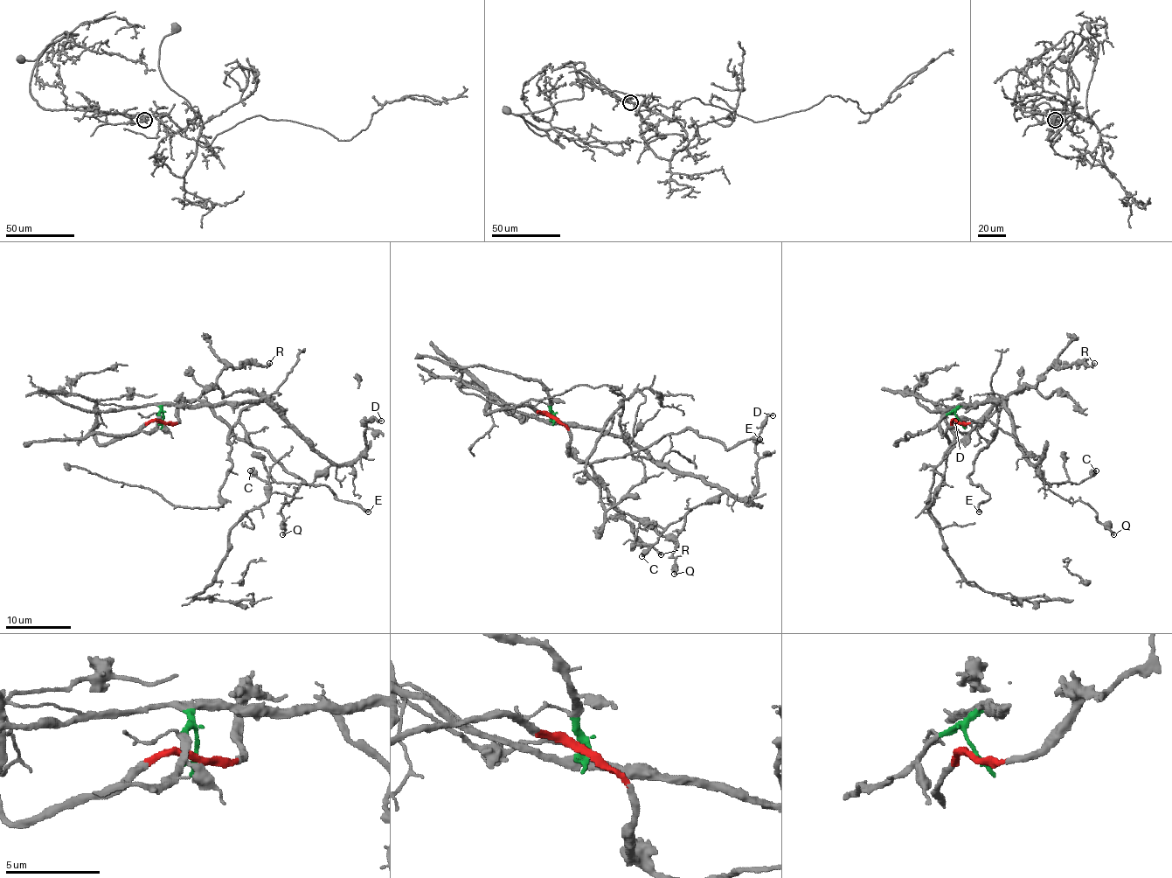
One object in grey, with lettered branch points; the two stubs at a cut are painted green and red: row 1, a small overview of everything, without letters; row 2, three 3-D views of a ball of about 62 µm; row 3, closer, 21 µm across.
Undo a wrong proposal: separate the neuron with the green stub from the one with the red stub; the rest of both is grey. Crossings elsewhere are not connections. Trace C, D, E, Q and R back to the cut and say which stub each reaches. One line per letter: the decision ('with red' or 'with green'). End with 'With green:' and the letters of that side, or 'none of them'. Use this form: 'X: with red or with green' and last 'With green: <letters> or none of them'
C: with green
D: with green
E: with red
Q: with green
R: with red
With green: C, D, Q

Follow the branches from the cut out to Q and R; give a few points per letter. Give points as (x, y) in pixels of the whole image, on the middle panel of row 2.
Q: (553, 420), (553, 414), (630, 437), (659, 462), (702, 475), (723, 491), (685, 514), (672, 553), (674, 574)
R: (553, 418), (566, 428), (570, 452), (591, 467), (592, 477), (604, 488), (617, 512), (661, 554)

